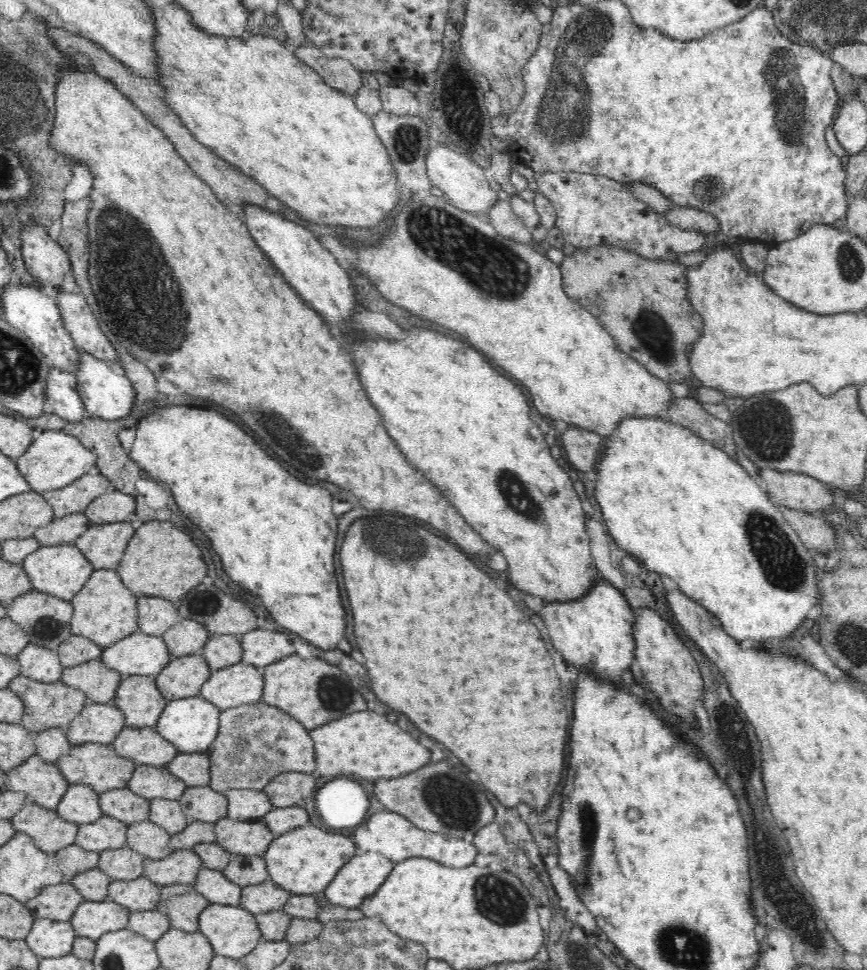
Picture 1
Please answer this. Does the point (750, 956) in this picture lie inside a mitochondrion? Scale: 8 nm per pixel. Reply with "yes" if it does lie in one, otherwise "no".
no

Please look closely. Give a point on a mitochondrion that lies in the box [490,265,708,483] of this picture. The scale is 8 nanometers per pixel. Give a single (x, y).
(655, 336)

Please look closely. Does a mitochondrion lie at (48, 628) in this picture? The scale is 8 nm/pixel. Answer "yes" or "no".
yes

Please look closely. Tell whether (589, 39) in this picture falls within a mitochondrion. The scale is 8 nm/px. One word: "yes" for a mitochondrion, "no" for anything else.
yes

